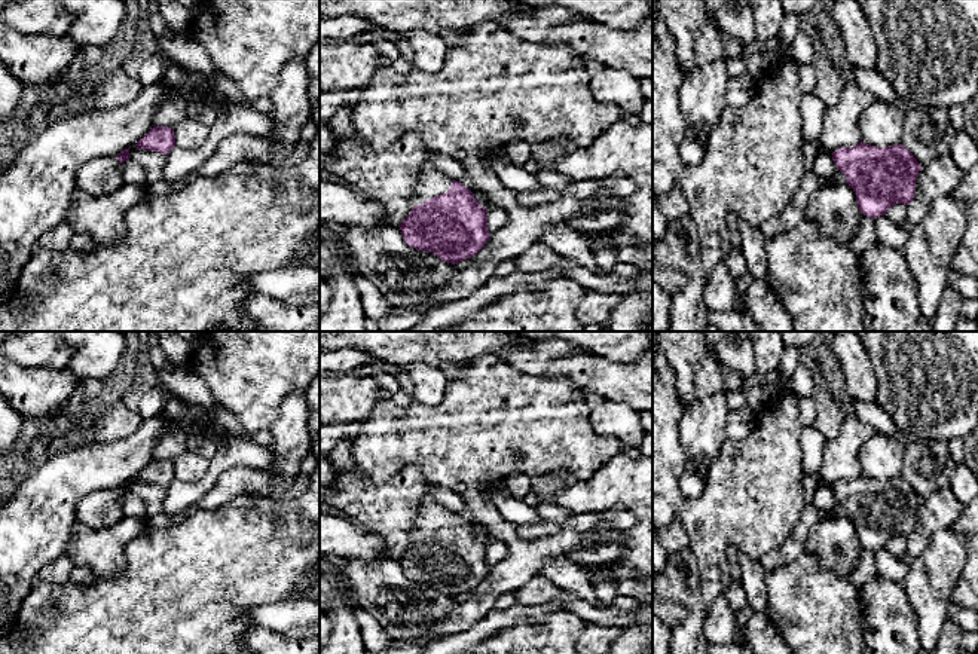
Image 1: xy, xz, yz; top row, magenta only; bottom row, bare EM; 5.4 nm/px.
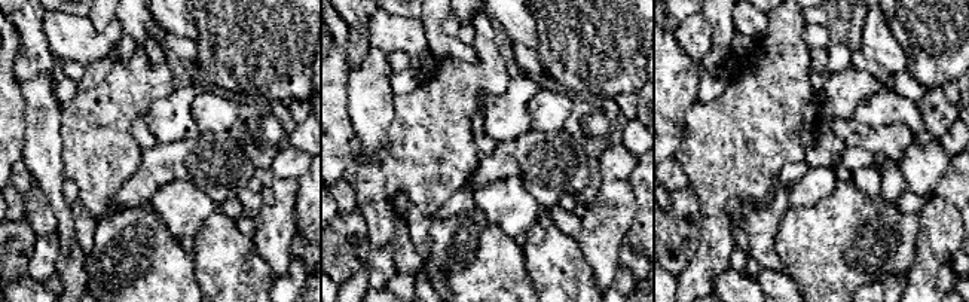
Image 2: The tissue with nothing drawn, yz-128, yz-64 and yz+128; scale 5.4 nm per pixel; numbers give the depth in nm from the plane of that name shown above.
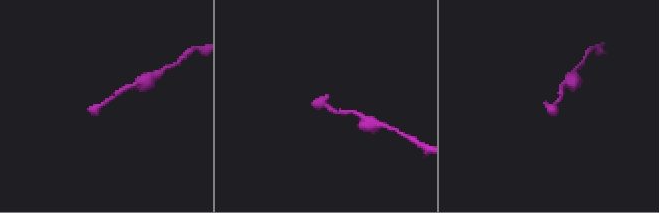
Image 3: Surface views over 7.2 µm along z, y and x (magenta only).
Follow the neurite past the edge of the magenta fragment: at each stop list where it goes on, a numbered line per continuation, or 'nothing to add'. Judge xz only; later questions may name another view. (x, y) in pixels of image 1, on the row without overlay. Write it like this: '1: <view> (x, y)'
1: xz (431, 515)

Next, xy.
1: xy (101, 509)

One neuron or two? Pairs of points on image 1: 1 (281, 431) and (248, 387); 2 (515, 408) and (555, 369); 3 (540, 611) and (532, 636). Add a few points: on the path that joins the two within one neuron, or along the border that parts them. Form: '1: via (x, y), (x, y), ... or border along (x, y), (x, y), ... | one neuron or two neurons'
1: border along (295, 391), (283, 400), (280, 416), (268, 428) | two neurons
2: border along (543, 375), (567, 376), (580, 388) | two neurons
3: border along (565, 608), (541, 617), (519, 617), (506, 629) | two neurons

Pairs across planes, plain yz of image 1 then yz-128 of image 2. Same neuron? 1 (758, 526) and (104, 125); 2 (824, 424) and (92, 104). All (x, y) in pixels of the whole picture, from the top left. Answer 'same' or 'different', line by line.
1: same
2: same

